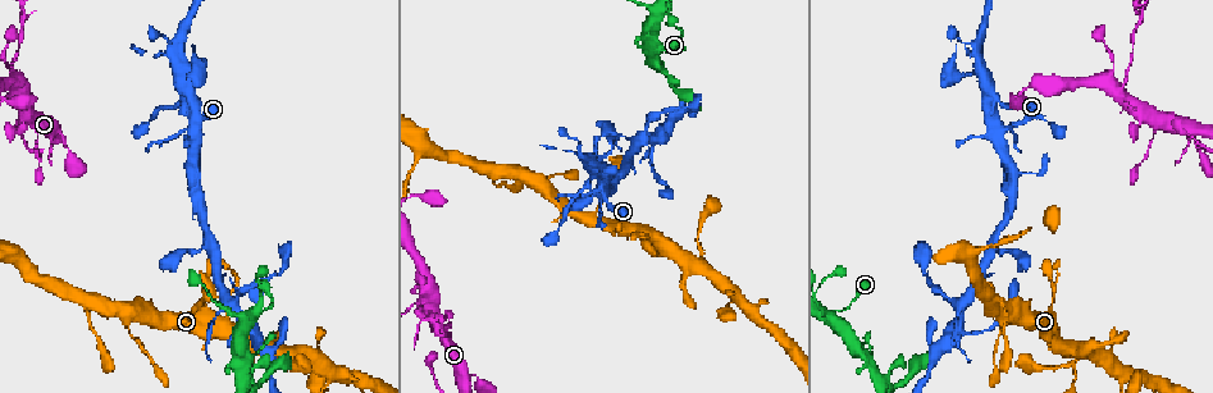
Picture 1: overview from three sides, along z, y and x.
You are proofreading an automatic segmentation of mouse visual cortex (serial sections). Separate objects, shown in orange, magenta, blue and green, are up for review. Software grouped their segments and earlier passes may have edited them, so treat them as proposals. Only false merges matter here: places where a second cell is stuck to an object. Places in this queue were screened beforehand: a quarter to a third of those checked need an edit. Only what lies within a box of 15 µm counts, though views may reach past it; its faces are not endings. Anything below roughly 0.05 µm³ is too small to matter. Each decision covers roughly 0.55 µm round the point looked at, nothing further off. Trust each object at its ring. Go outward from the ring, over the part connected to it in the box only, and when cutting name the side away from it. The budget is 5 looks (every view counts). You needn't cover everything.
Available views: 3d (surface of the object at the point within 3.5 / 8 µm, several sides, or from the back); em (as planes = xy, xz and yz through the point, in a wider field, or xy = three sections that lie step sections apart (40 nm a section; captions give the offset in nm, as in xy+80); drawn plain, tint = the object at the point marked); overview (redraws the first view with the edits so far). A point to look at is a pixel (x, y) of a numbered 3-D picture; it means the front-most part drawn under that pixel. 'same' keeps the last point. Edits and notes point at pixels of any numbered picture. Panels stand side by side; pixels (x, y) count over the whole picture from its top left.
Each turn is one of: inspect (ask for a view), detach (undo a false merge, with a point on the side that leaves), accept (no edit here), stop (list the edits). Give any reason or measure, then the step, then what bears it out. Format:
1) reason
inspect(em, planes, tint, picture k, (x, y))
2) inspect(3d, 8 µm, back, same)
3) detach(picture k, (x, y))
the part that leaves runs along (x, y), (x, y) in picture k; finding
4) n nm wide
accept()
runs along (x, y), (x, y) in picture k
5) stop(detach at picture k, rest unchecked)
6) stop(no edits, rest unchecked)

four-way junction
inspect(3d, 8 µm, picture 1, (423, 302))

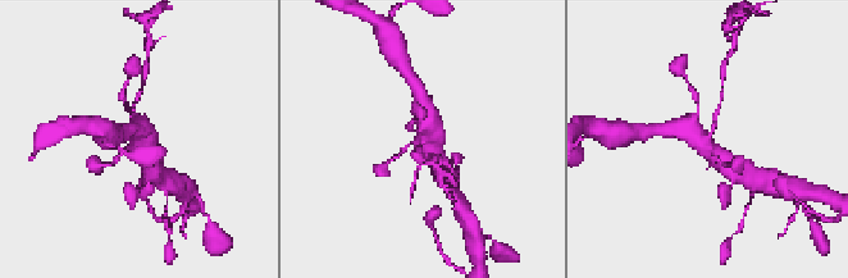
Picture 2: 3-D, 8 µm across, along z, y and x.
inspect(3d, 3.5 µm, picture 2, (709, 141))

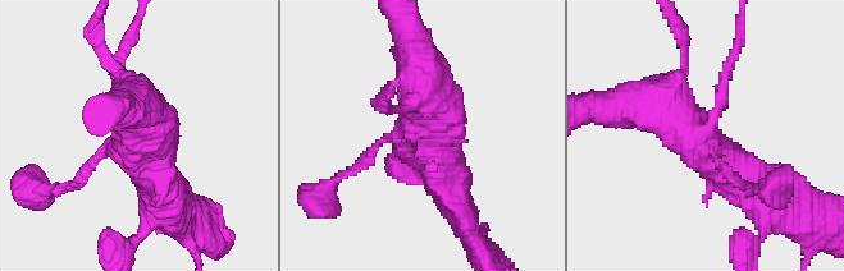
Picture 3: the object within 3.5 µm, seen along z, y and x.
detach(picture 3, (730, 63))
the part that leaves runs along (724, 102), (740, 24) in picture 3; two cells meet here

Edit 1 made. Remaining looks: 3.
redraw
inspect(overview)

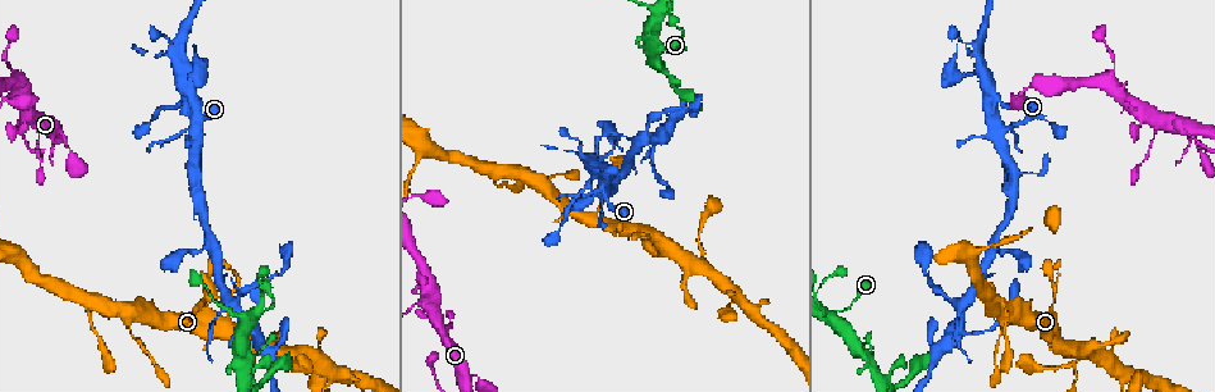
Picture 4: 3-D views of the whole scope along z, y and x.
narrows sharply
inspect(3d, 8 µm, picture 4, (235, 308))

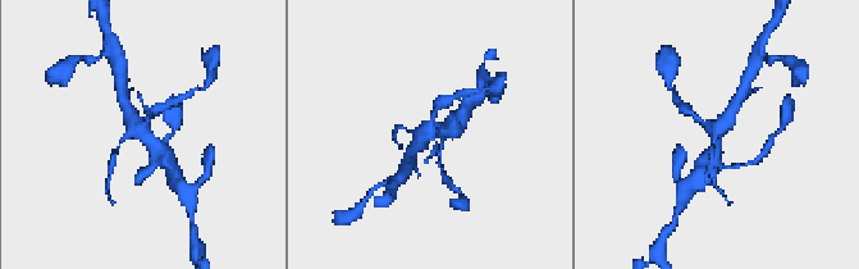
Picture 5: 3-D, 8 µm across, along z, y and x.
inspect(em, xy, step 5, tint, picture 5, (144, 133))

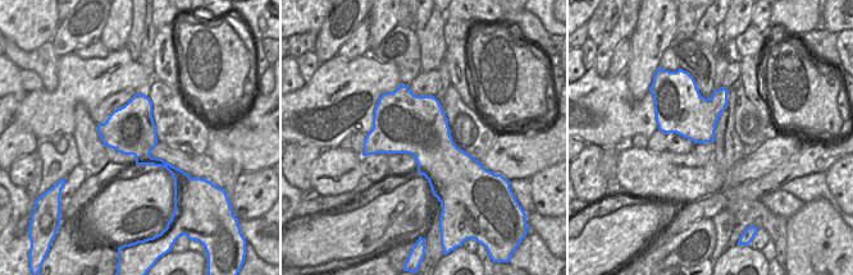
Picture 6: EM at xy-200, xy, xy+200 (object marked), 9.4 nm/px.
accept()
runs along (124, 105), (133, 124), (169, 163) in picture 5; all the same cell

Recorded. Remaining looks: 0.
stop(detach at picture 3, rest unchecked)

